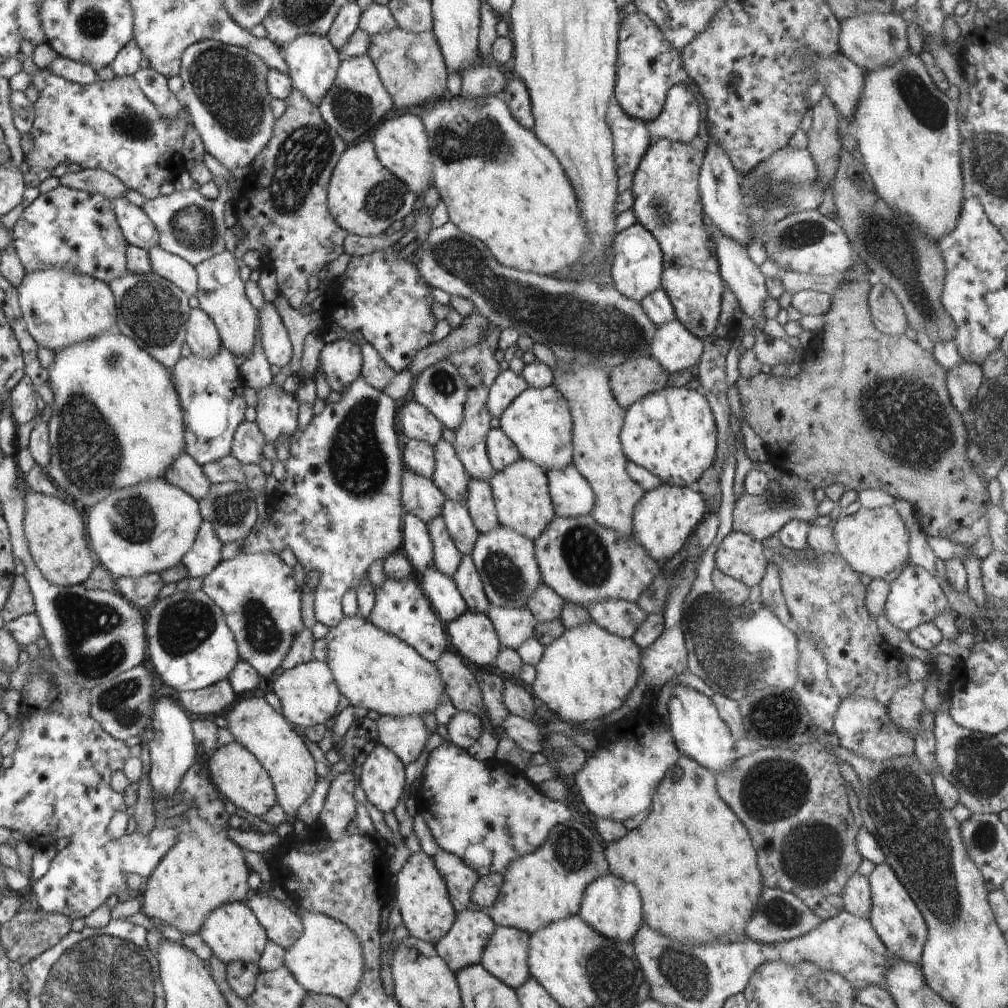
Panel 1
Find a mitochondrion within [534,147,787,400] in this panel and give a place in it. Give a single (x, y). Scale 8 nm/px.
(660, 206)

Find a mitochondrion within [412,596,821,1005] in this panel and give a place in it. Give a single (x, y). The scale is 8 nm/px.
(684, 971)

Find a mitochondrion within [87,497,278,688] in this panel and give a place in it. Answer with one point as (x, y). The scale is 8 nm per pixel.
(184, 625)

